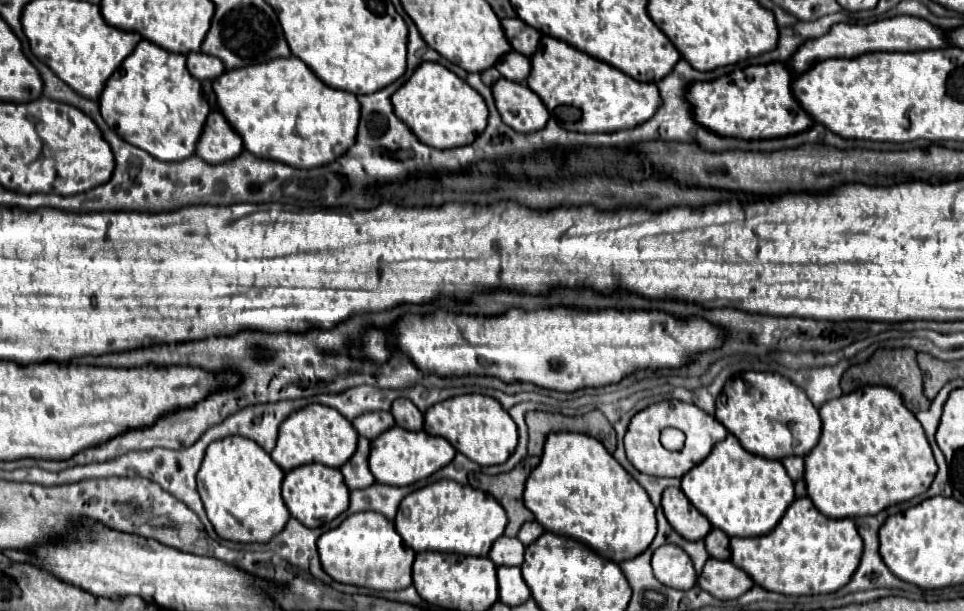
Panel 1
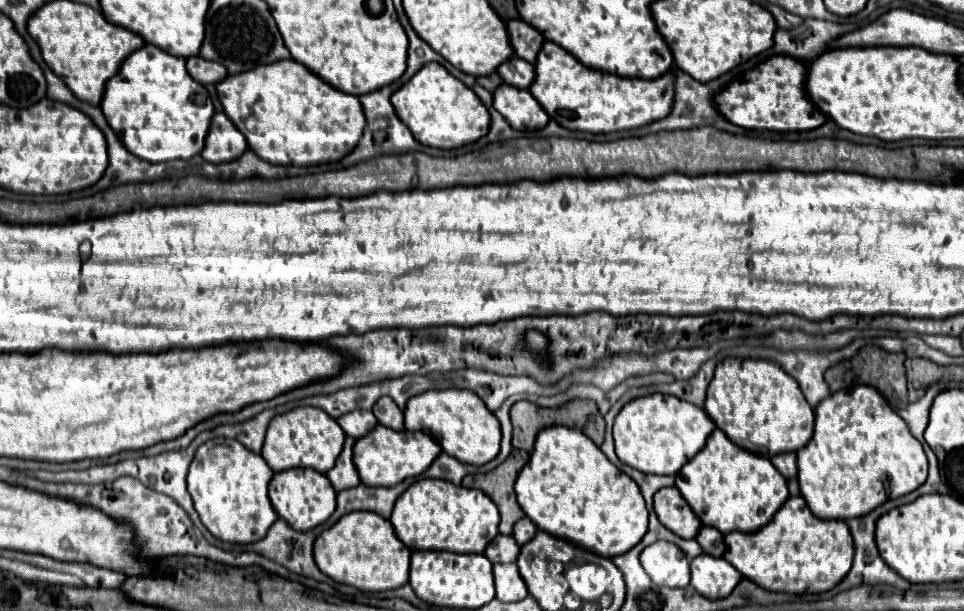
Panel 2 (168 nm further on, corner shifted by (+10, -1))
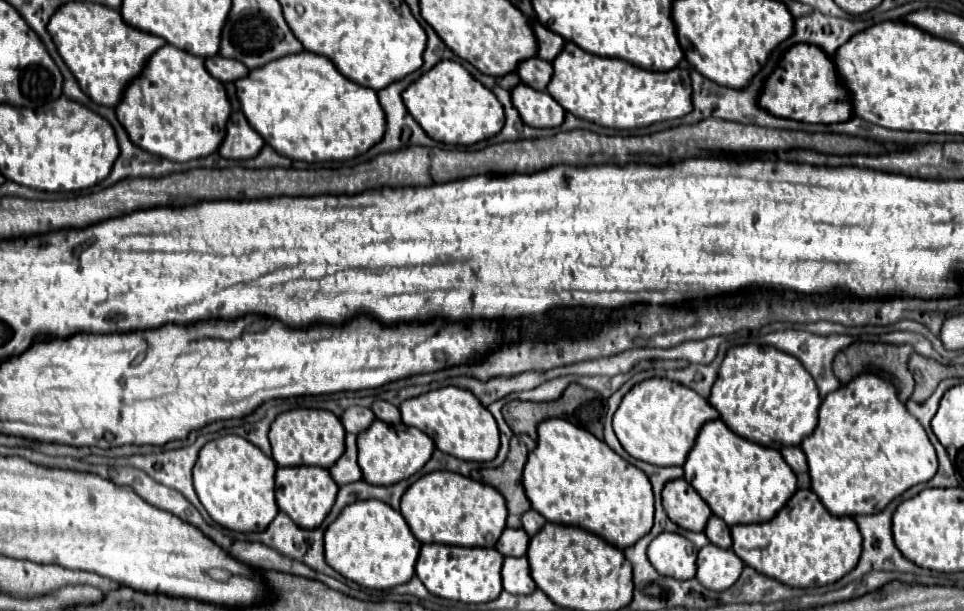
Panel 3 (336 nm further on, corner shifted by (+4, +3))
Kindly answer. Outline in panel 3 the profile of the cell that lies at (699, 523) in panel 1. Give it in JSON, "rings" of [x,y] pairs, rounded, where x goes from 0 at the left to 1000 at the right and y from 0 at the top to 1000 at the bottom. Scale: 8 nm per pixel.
{"rings":[[[710,784],[691,791],[687,800],[687,827],[693,846],[714,869],[730,869],[732,853],[739,846],[737,830]]]}

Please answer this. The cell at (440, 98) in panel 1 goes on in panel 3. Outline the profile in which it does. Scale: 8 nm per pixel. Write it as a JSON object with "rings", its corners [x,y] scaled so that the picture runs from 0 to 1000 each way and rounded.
{"rings":[[[456,100],[417,152],[419,172],[444,224],[467,237],[490,237],[515,221],[523,205],[523,178],[515,155],[471,100]]]}

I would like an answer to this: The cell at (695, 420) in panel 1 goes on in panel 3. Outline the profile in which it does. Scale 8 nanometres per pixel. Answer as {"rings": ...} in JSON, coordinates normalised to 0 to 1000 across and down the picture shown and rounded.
{"rings":[[[672,620],[654,637],[637,679],[637,709],[645,732],[664,755],[683,764],[707,764],[732,689],[747,686],[745,673],[718,637],[693,620]]]}

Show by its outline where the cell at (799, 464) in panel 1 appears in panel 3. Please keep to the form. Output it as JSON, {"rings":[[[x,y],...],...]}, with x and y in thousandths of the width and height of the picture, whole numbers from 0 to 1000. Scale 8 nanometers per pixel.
{"rings":[[[826,728],[826,732],[813,732],[809,741],[811,741],[811,748],[815,751],[815,758],[822,764],[824,774],[834,774],[834,771],[838,771],[836,745],[832,741],[832,732],[830,732],[830,728]]]}

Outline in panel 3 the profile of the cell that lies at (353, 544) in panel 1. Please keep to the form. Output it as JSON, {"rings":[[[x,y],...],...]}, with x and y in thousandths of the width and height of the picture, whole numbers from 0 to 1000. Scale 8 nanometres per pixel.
{"rings":[[[392,817],[361,827],[336,872],[338,921],[355,944],[382,964],[407,964],[423,954],[429,944],[436,892],[419,846]]]}

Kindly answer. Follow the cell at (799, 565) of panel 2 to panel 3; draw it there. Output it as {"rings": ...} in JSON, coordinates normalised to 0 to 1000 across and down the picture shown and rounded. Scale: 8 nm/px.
{"rings":[[[828,800],[815,830],[795,856],[761,859],[759,899],[774,925],[807,944],[820,961],[853,961],[867,954],[882,938],[894,905],[894,876],[880,843],[863,843],[842,800]]]}

